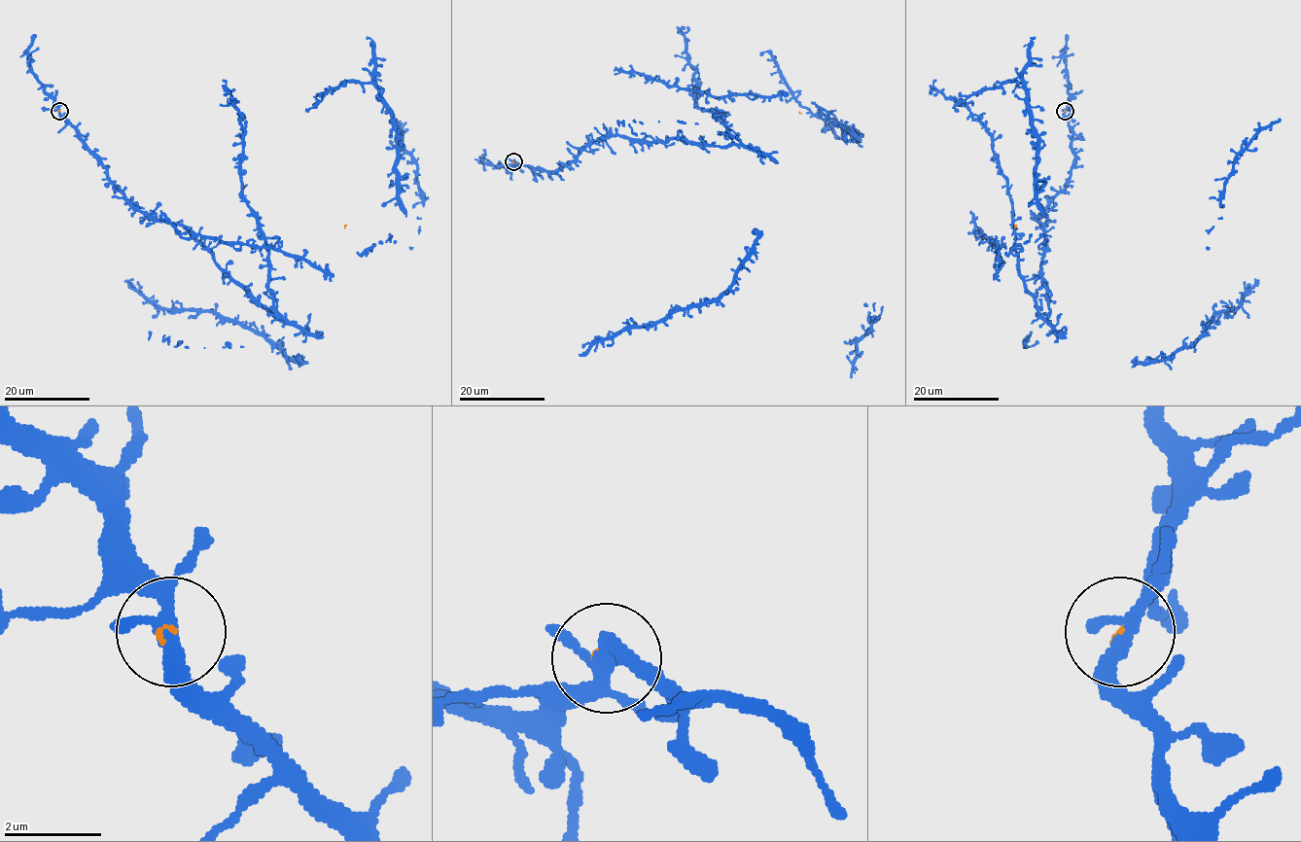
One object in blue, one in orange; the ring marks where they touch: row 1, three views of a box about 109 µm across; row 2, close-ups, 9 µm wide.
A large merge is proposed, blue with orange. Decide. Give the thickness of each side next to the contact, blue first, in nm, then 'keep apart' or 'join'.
260/60 nm | keep apart

